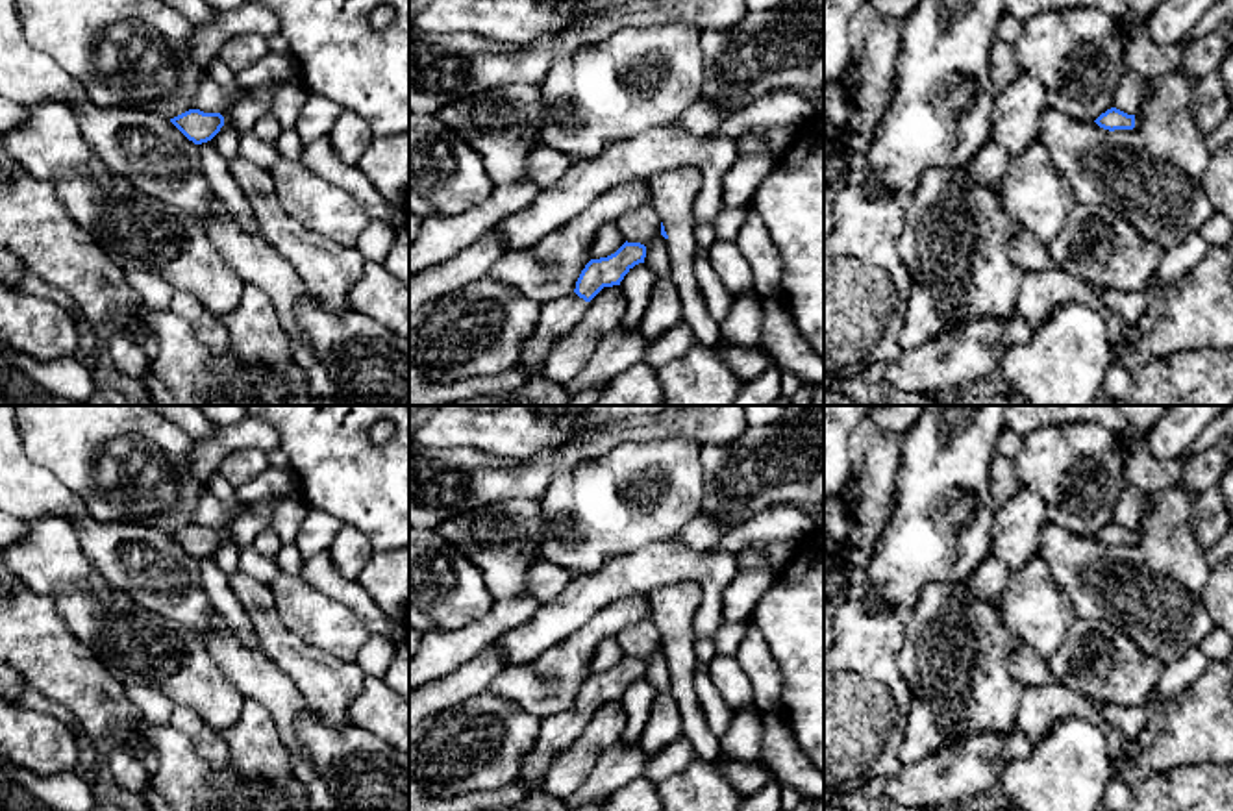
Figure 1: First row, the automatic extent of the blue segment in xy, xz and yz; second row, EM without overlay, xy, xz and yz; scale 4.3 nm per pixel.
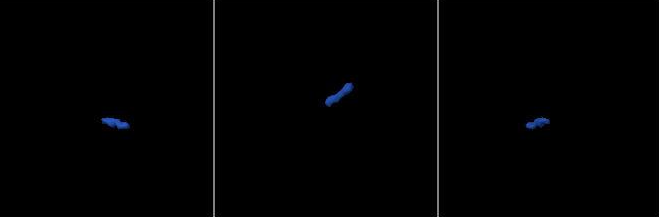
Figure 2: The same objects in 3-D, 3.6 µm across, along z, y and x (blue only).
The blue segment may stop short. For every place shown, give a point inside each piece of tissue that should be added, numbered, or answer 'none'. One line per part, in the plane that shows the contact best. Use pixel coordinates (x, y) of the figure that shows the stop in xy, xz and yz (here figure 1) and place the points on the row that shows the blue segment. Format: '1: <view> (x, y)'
1: xz (558, 317)

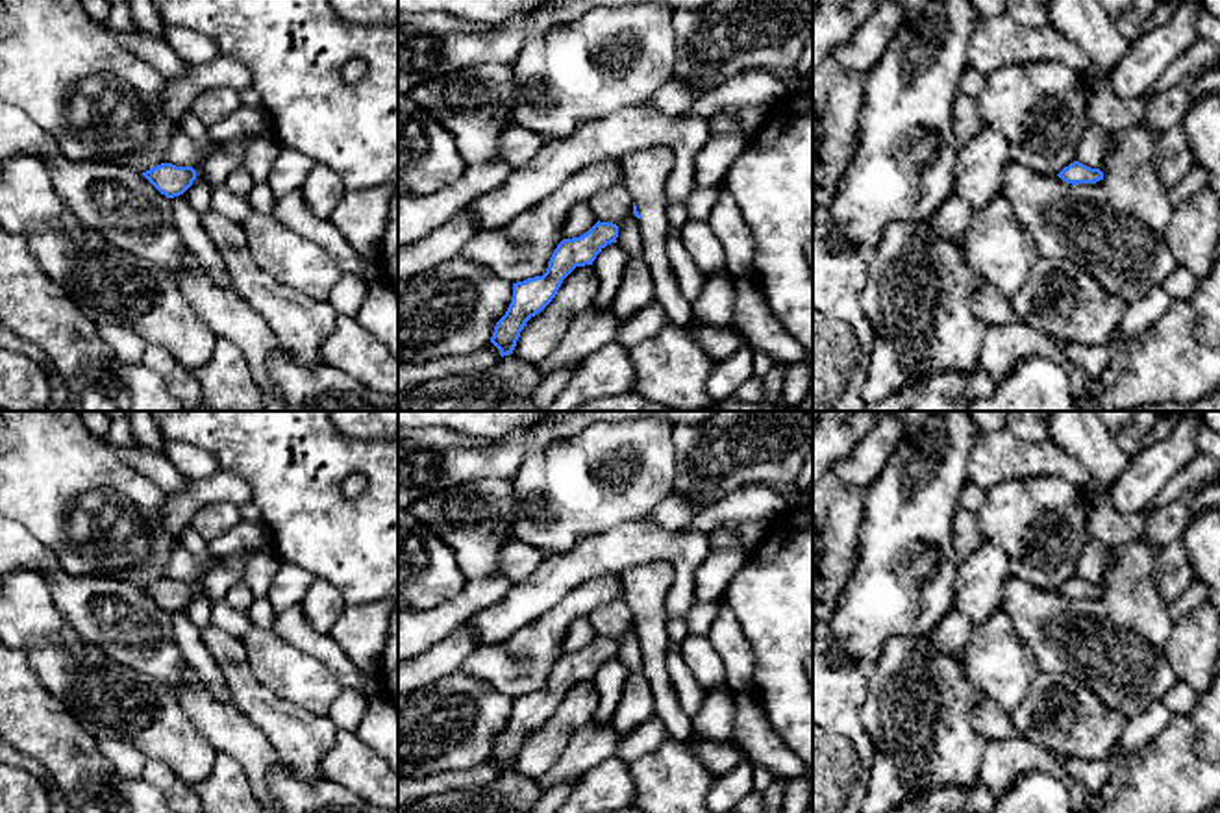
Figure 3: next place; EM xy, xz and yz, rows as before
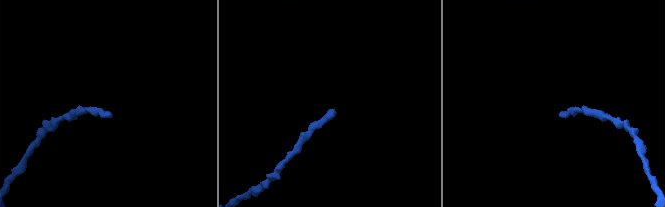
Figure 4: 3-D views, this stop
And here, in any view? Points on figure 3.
none

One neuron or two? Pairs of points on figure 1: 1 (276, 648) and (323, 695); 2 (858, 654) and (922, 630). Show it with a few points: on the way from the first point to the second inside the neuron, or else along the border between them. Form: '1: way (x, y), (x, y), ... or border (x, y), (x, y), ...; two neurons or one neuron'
1: way (289, 658), (313, 682); one neuron
2: border (908, 613), (898, 656), (898, 671), (904, 682); two neurons

